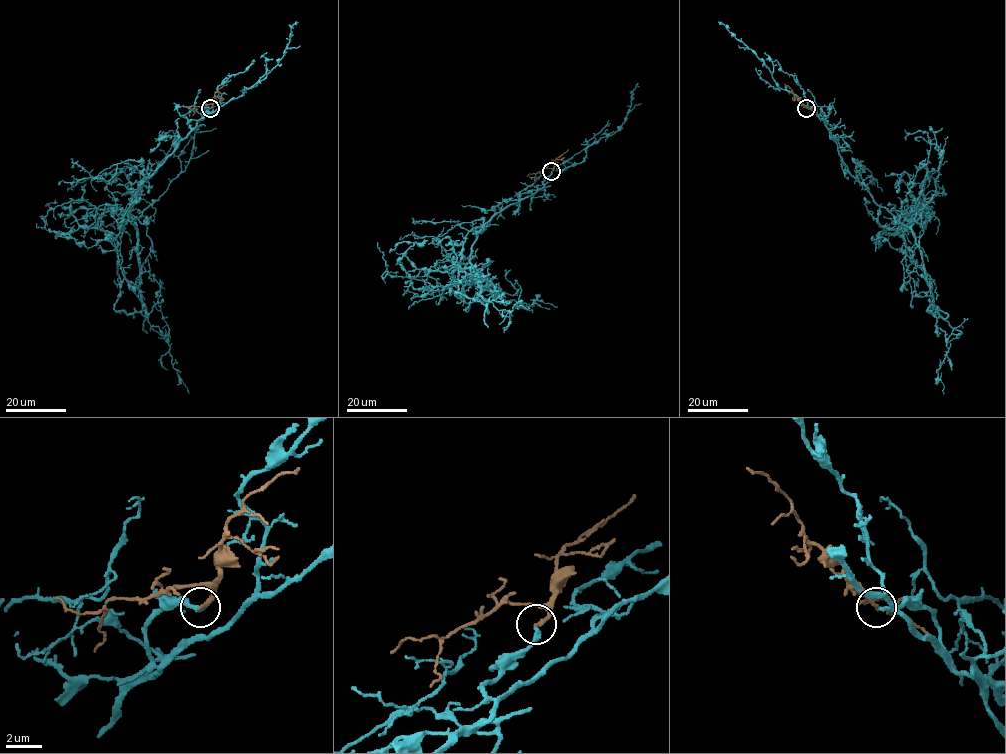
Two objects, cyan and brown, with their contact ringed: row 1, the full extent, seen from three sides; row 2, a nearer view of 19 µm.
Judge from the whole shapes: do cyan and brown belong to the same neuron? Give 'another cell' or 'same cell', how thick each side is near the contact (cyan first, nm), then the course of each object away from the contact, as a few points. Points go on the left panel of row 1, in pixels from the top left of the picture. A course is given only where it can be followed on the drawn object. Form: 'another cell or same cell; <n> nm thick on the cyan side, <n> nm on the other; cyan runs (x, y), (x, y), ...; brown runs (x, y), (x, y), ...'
same cell; 240 nm thick on the cyan side, 200 nm on the other; cyan runs (210, 108), (143, 182), (128, 215), (137, 230), (141, 313), (166, 339), (189, 393); brown runs (210, 108), (215, 94), (227, 84)

